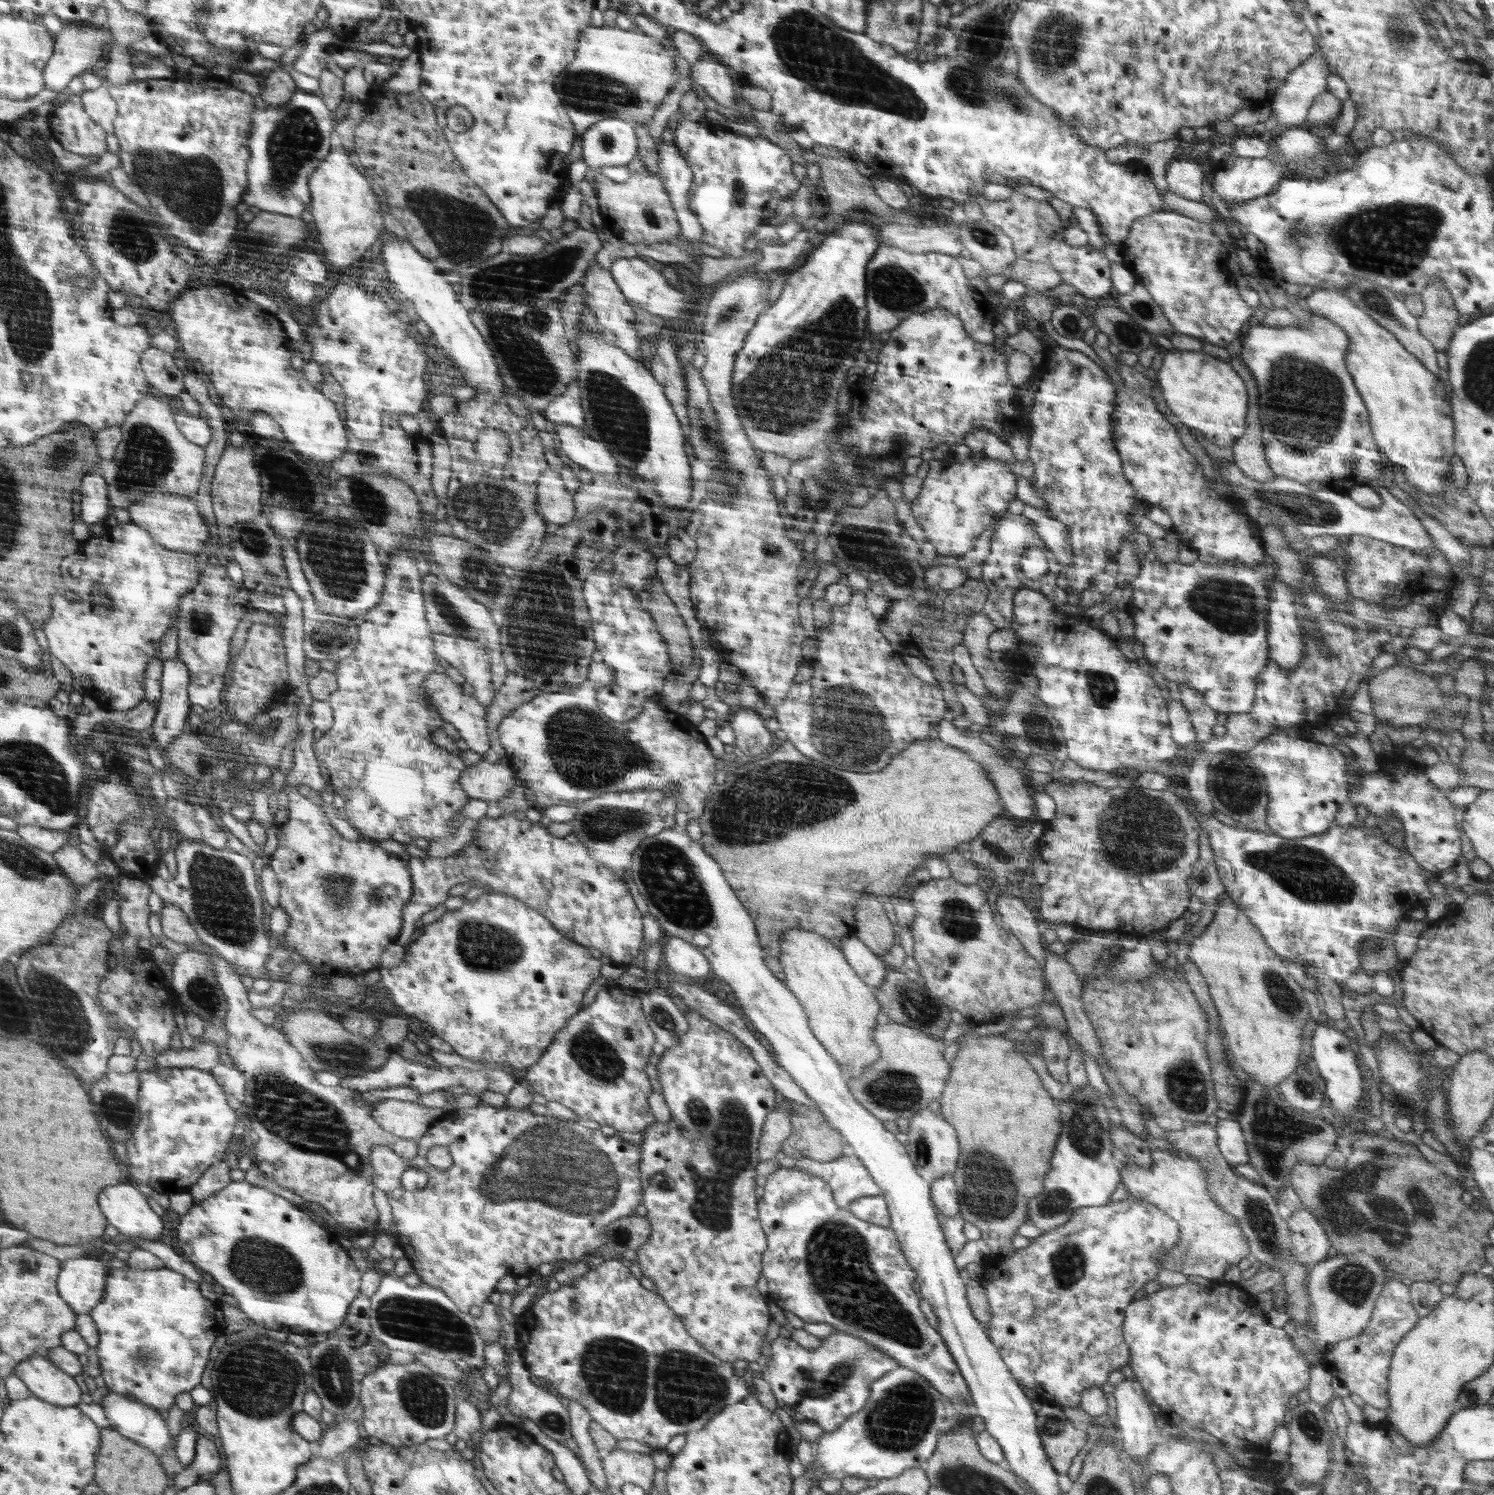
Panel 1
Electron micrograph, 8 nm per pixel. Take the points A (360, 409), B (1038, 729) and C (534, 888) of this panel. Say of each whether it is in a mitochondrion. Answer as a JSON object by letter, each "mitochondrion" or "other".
{"A":"other","B":"mitochondrion","C":"other"}

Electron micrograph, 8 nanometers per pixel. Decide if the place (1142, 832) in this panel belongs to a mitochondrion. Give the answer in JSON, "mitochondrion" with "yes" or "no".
{"mitochondrion":"yes"}

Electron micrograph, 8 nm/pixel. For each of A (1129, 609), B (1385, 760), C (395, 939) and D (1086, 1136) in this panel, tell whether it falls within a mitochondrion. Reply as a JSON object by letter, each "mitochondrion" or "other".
{"A":"other","B":"other","C":"other","D":"mitochondrion"}

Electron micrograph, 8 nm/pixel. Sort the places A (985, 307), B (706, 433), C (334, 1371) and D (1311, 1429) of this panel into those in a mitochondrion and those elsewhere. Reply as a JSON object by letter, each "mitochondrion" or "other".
{"A":"other","B":"mitochondrion","C":"mitochondrion","D":"mitochondrion"}

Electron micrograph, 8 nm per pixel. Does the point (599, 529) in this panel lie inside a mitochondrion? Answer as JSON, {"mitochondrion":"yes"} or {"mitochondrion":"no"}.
{"mitochondrion":"no"}

